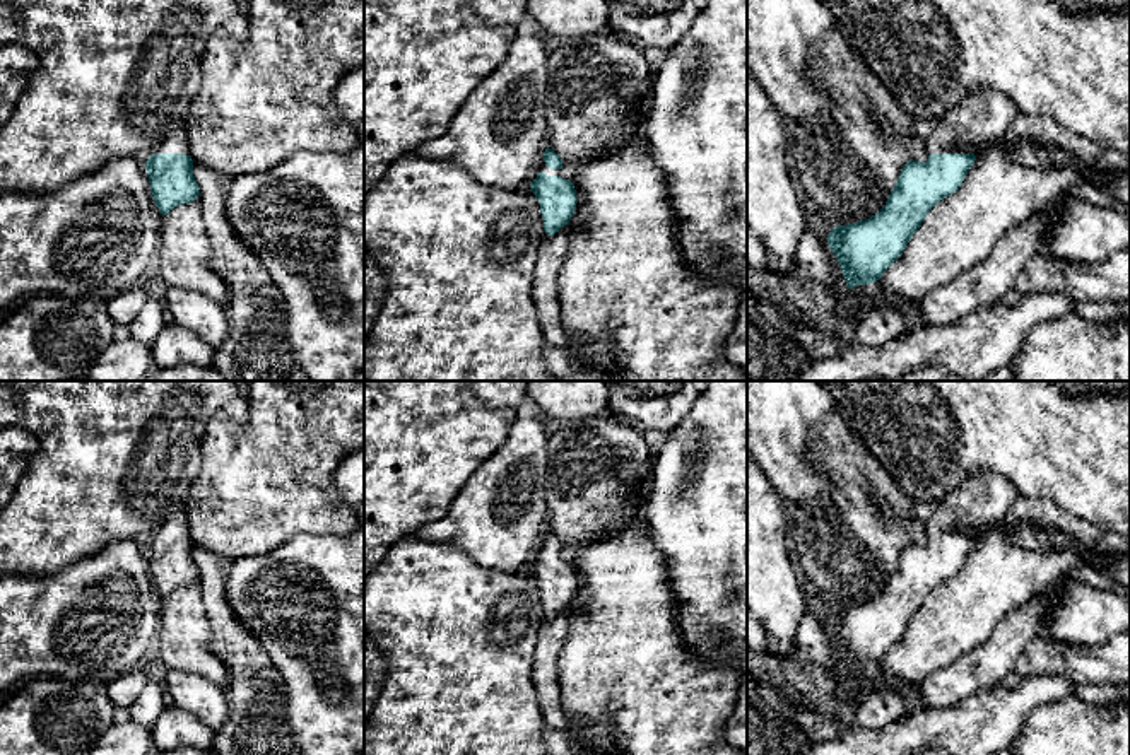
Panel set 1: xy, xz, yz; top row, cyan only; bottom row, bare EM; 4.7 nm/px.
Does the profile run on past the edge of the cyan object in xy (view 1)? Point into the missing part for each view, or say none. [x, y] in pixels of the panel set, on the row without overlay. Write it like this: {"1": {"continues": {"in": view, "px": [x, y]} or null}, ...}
{"1": {"continues": {"in": "xy", "px": [176, 525]}}}

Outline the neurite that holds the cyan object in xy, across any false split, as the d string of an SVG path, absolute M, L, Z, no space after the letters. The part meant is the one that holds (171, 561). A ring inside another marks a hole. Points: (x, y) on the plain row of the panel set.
M185 511L173 512L145 543L150 576L161 598L198 581Z

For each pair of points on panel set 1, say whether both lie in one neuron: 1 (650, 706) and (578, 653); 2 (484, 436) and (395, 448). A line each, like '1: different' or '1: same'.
1: same
2: same

